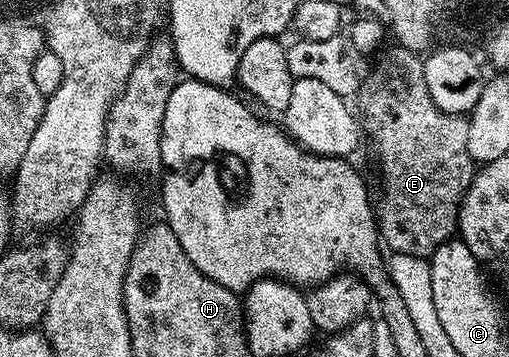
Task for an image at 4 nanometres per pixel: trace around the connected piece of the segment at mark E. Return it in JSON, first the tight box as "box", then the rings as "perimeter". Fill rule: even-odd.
{"box":[357,45,477,257],"perimeter":[[[392,45],[383,56],[375,63],[375,68],[371,72],[362,76],[357,92],[359,99],[358,110],[361,112],[361,123],[365,128],[365,135],[371,138],[371,147],[375,150],[375,155],[379,158],[379,175],[383,178],[383,200],[377,203],[377,226],[382,242],[386,250],[397,254],[411,254],[415,256],[430,257],[441,244],[447,242],[456,234],[459,225],[459,206],[463,204],[465,193],[469,185],[475,179],[477,164],[469,157],[469,125],[467,115],[450,115],[437,105],[433,105],[433,97],[429,97],[429,85],[425,85],[425,69],[423,68],[424,56],[417,51],[411,51],[408,47]]]}

